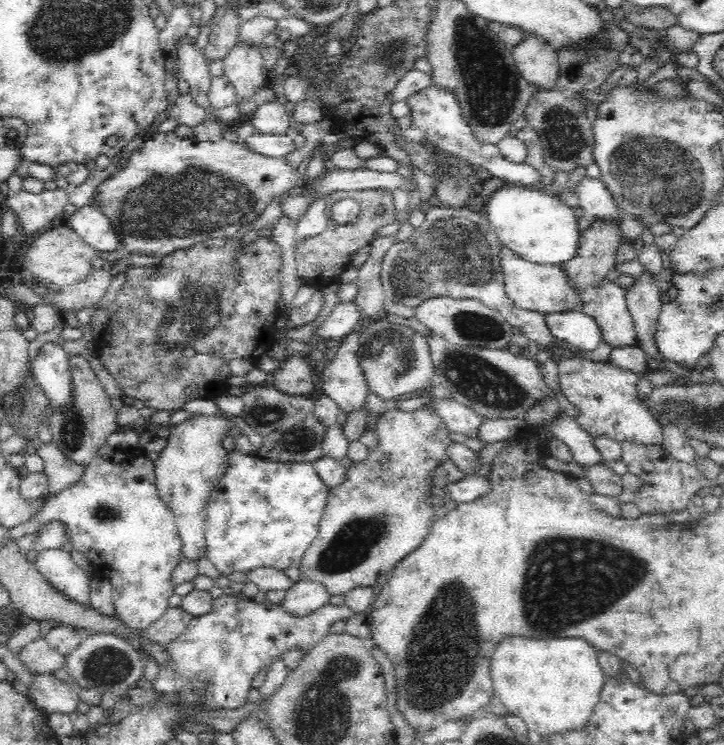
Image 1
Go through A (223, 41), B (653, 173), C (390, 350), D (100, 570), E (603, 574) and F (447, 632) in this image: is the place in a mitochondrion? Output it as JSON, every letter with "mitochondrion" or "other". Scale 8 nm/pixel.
{"A":"other","B":"mitochondrion","C":"mitochondrion","D":"other","E":"mitochondrion","F":"mitochondrion"}

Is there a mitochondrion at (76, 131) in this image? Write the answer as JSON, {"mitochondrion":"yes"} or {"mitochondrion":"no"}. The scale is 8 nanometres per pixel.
{"mitochondrion":"no"}

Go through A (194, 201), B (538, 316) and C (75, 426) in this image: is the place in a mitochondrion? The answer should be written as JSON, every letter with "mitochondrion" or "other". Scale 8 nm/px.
{"A":"mitochondrion","B":"other","C":"mitochondrion"}

